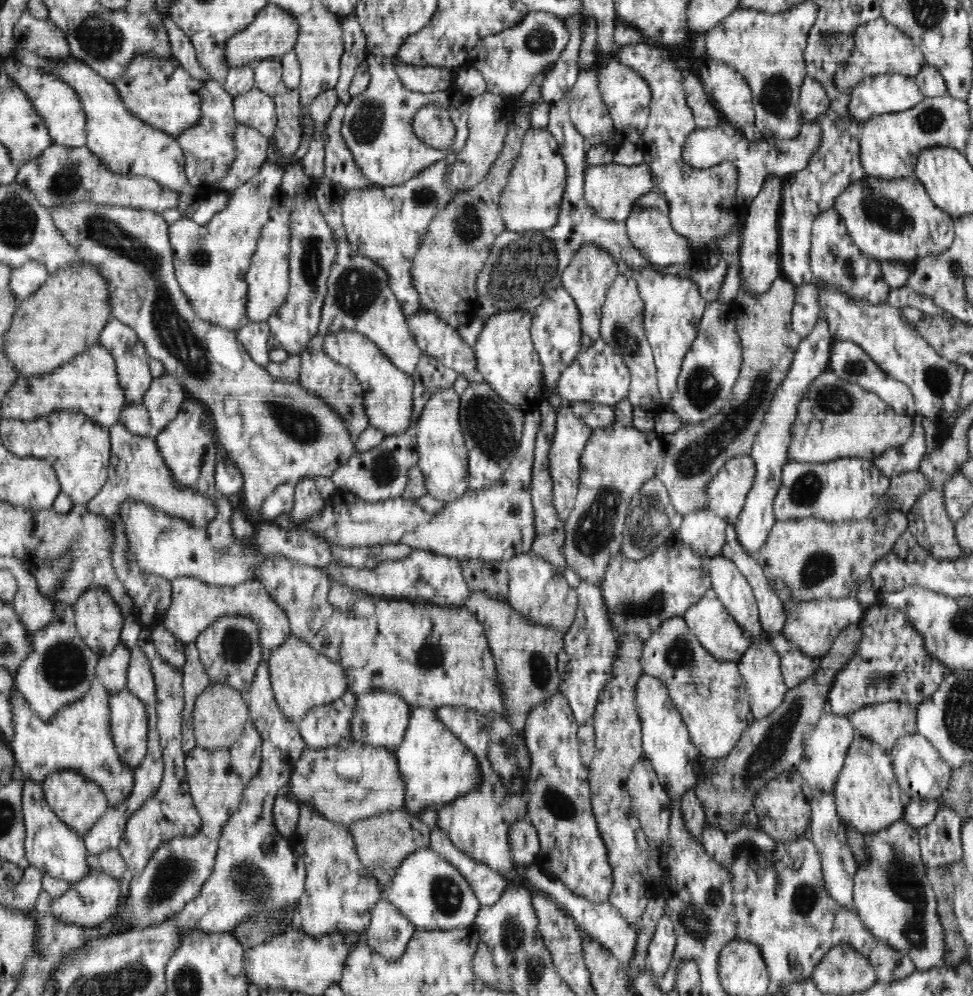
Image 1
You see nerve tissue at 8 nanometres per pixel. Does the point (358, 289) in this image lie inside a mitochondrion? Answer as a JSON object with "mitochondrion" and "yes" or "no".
{"mitochondrion":"yes"}

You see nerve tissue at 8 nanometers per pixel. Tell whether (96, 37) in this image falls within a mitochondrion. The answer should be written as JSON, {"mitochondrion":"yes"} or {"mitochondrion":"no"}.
{"mitochondrion":"yes"}

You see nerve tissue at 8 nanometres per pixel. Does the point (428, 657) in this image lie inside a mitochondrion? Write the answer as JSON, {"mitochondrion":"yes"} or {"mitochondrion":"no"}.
{"mitochondrion":"yes"}

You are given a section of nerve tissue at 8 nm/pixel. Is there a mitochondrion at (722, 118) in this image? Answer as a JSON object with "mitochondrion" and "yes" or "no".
{"mitochondrion":"no"}

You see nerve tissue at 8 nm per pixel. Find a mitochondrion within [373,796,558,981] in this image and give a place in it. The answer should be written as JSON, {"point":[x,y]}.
{"point":[446,895]}

